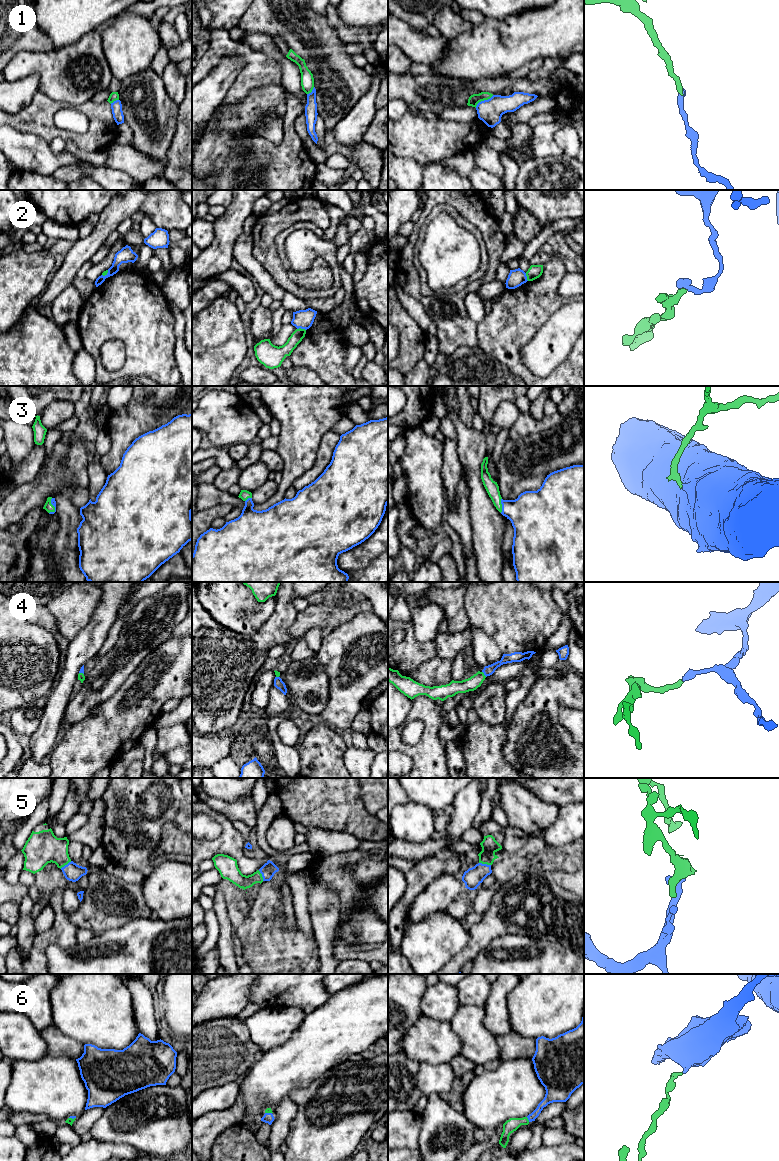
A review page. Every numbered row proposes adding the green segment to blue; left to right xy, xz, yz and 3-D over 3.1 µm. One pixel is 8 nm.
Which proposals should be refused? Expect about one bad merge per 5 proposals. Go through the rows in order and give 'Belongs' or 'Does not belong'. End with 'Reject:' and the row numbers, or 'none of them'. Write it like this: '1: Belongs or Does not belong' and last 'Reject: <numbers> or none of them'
1: Does not belong
2: Does not belong
3: Belongs
4: Belongs
5: Belongs
6: Belongs
Reject: 1, 2

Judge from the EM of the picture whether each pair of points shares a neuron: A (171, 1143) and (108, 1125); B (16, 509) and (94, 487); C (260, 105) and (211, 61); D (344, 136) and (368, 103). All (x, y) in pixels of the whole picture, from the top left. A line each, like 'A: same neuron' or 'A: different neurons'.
A: same neuron
B: different neurons
C: different neurons
D: same neuron

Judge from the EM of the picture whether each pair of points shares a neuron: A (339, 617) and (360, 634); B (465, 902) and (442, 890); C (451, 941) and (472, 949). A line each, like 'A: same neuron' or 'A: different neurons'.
A: different neurons
B: different neurons
C: different neurons

